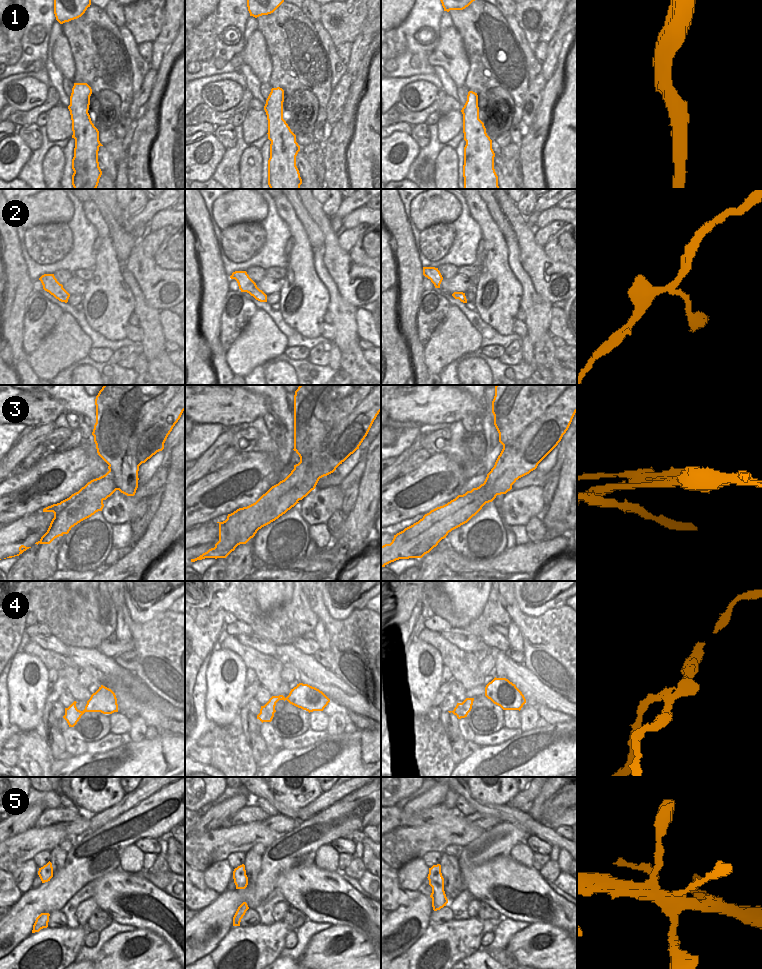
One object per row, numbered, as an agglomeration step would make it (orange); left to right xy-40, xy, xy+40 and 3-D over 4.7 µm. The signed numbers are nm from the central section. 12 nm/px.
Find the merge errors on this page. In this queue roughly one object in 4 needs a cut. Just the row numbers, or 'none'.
3, 4

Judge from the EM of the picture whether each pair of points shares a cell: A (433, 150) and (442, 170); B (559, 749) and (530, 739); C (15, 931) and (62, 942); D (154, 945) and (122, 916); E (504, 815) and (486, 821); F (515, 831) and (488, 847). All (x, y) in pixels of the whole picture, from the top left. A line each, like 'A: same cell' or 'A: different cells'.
A: different cells
B: same cell
C: different cells
D: different cells
E: same cell
F: same cell

